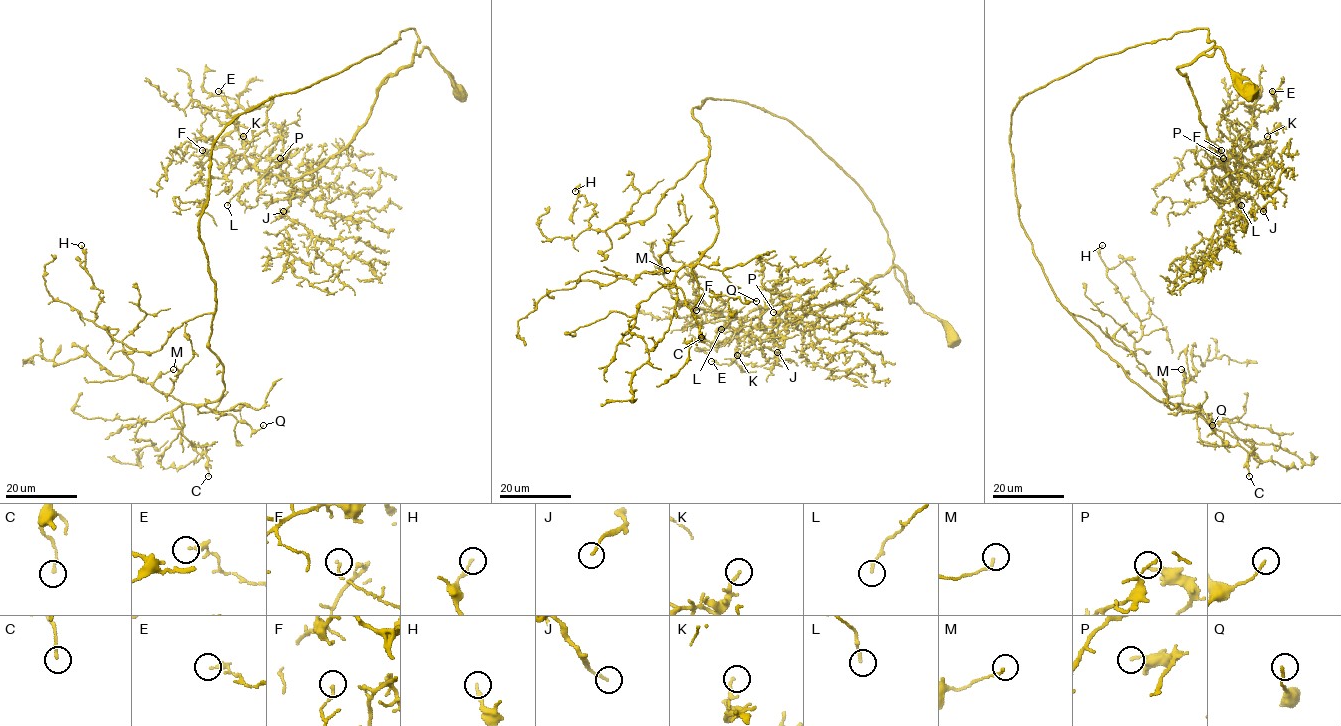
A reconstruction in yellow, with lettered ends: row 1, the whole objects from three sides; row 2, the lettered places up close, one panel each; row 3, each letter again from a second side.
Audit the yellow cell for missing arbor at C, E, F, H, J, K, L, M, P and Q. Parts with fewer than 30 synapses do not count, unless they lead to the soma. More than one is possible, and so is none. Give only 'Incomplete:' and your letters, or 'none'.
Incomplete: K

